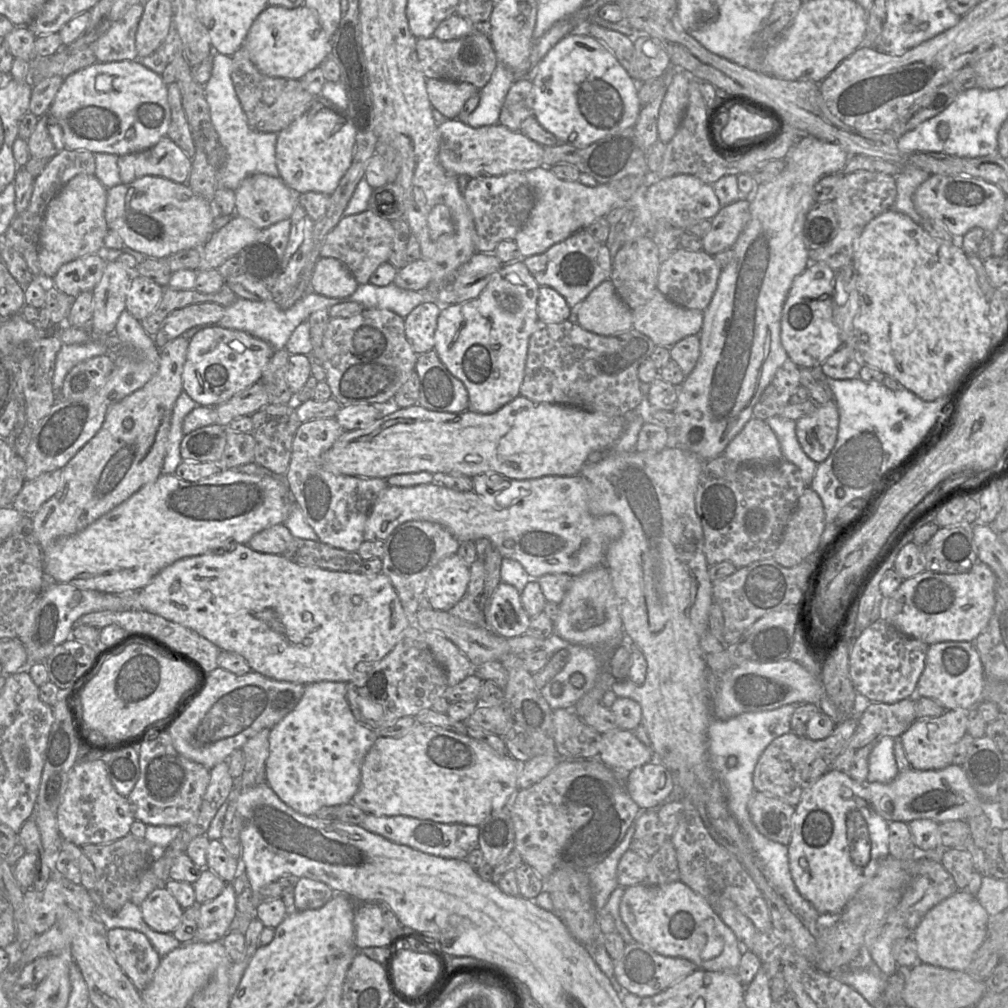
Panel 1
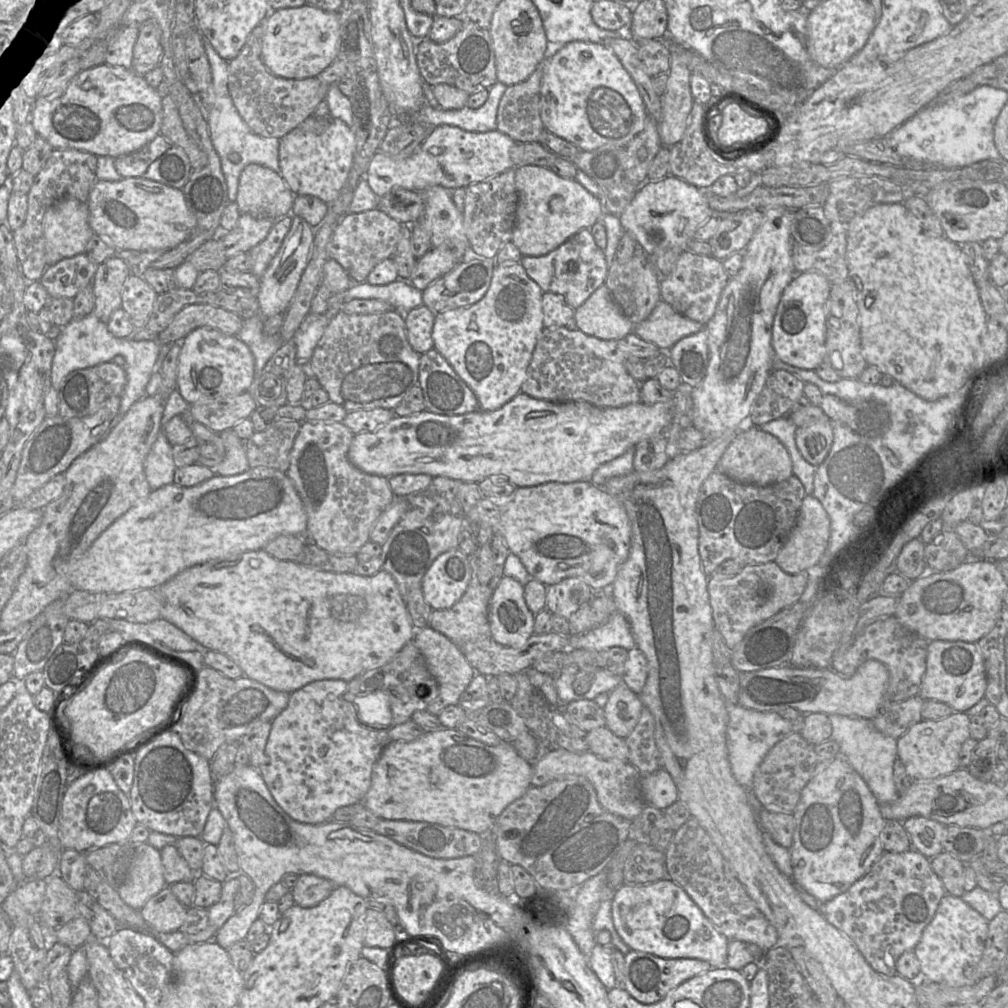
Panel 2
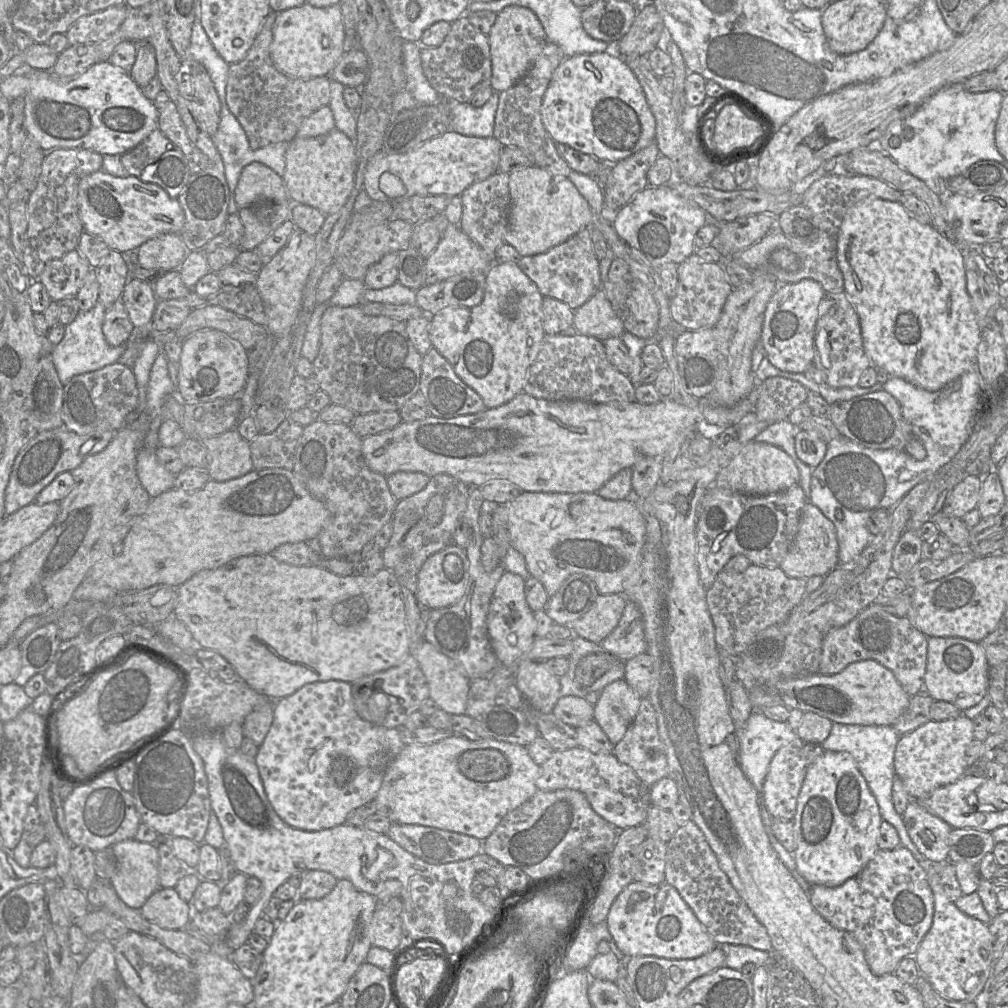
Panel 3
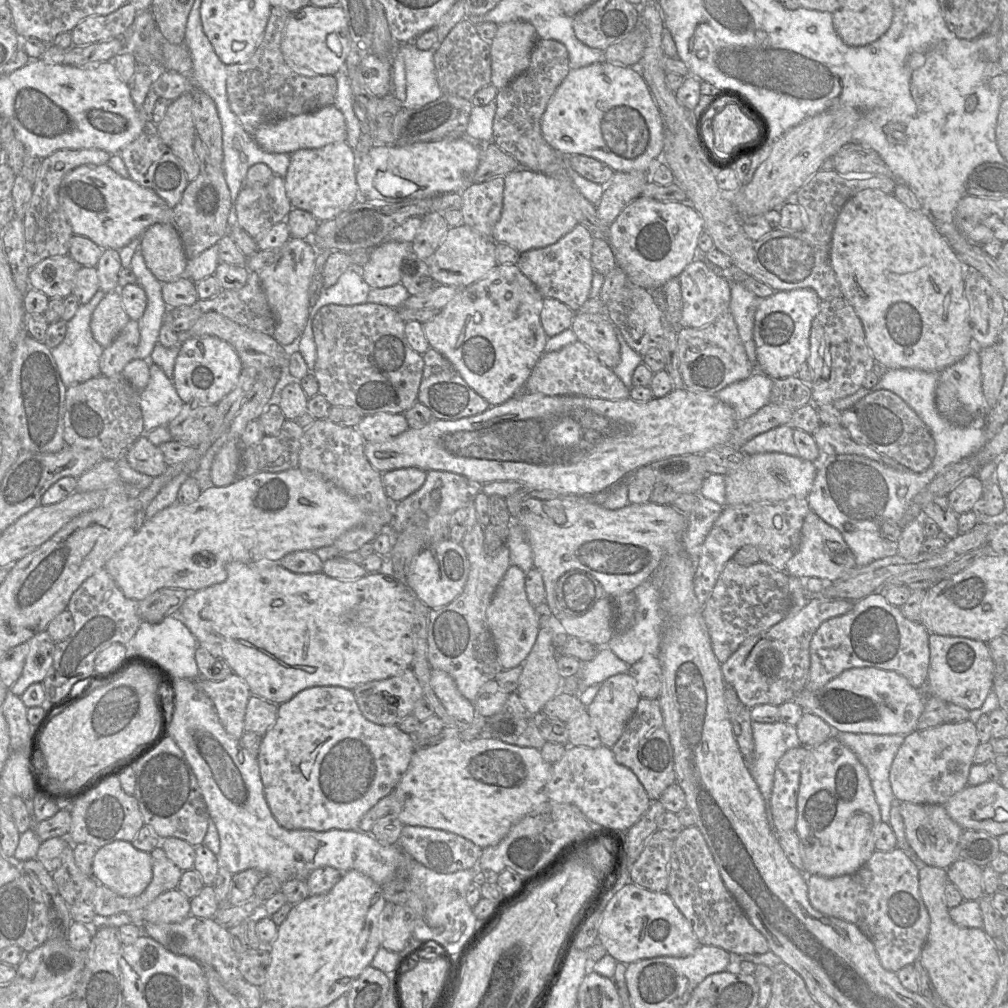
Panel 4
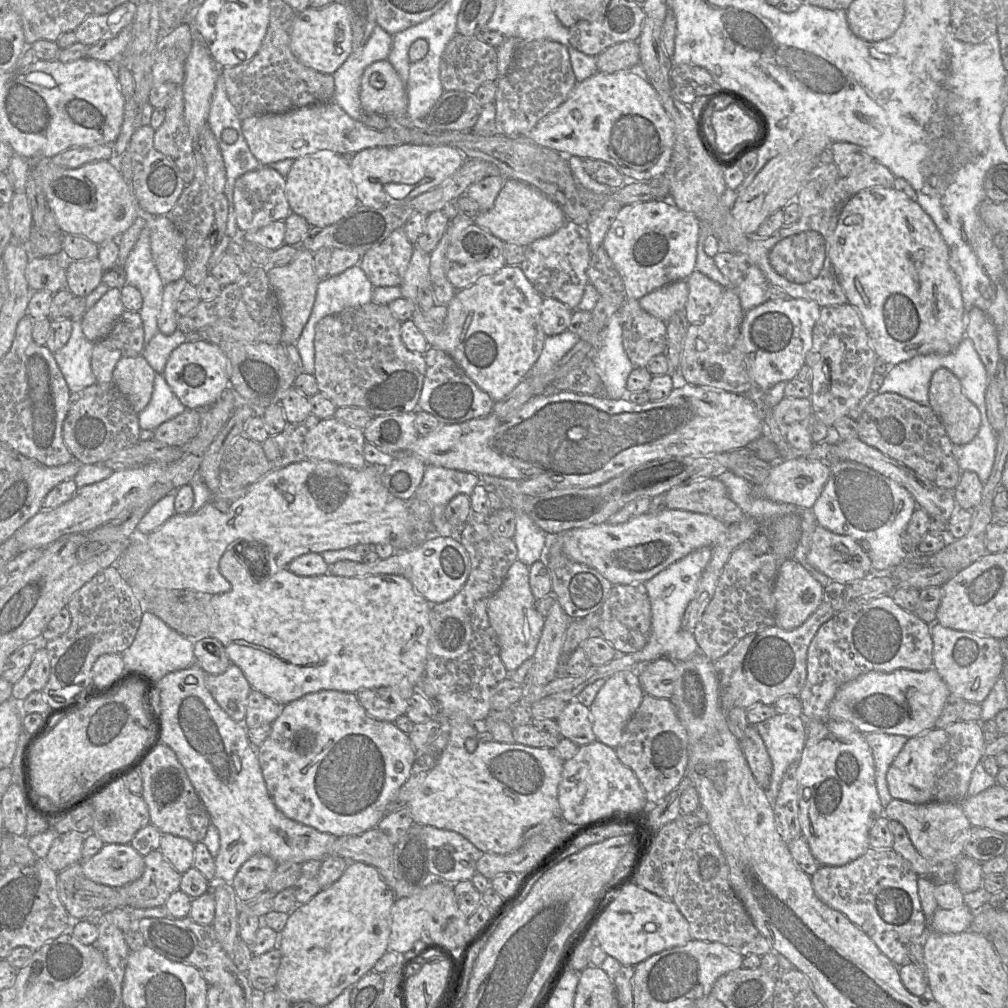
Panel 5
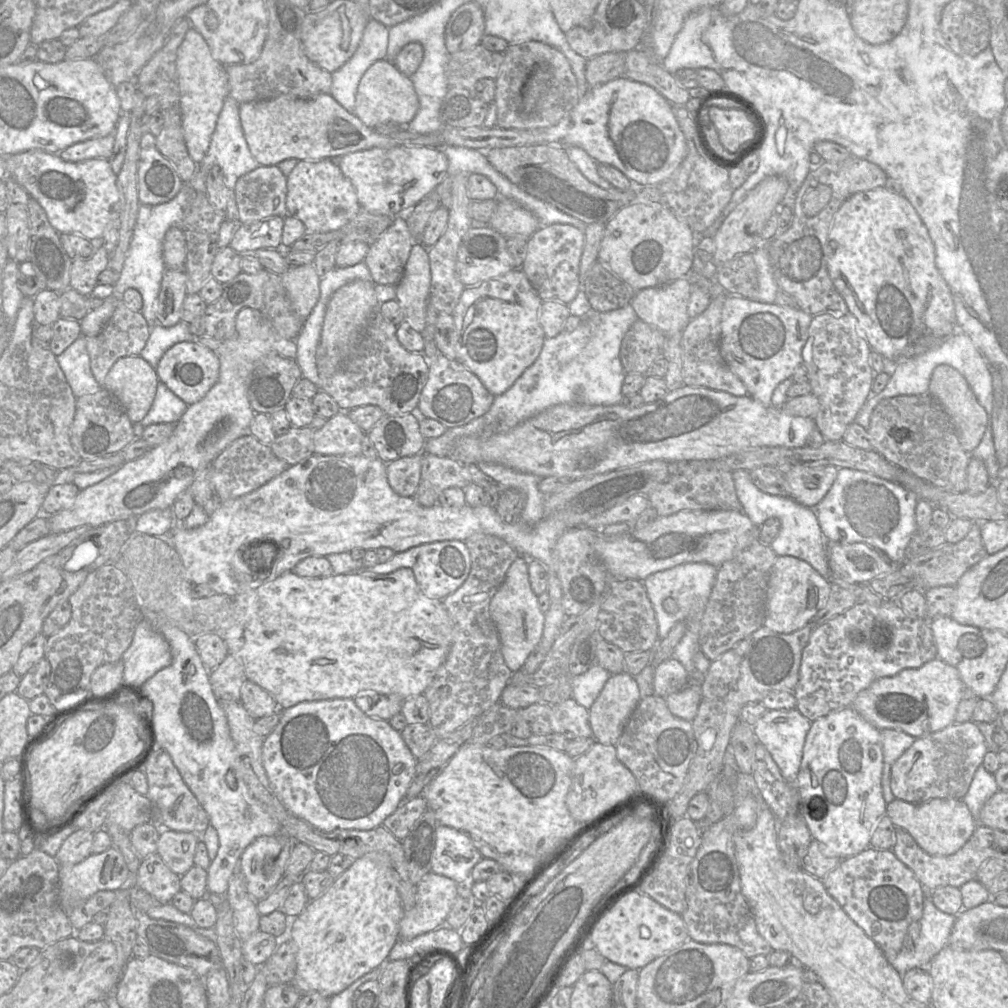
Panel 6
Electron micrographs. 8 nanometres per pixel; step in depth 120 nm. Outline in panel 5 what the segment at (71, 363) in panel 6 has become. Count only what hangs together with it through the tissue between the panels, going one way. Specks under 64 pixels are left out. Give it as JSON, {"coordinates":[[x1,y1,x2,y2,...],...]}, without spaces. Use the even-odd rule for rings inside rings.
{"coordinates":[[82,319,73,321,71,337,64,347,54,353,54,358,62,372,71,393,78,392,96,382,91,368,94,342,89,341,82,330]]}

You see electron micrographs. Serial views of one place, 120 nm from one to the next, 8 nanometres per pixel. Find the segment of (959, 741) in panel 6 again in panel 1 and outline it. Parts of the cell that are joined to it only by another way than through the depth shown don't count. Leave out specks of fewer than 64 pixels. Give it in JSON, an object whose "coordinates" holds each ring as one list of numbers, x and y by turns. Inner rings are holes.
{"coordinates":[[946,710,938,717,915,719,900,736,910,767,916,770,940,770,950,764,958,742,967,733,968,710]]}

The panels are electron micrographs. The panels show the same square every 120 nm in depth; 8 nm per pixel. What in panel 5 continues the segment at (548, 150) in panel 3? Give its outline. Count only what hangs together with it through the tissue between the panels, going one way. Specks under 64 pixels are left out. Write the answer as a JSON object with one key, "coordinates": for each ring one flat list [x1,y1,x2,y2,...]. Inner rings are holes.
{"coordinates":[[552,40,519,41,507,73,496,81,495,132,507,137,525,136,549,113,557,109,576,85,567,48]]}

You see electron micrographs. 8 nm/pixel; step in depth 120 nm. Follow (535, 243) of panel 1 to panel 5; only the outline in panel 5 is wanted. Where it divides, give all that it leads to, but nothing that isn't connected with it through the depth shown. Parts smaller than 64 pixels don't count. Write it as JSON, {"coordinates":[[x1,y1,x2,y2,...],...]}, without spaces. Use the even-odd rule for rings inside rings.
{"coordinates":[[506,179,494,206,487,212,479,213,473,219,473,224,504,243,514,243,525,248,533,241,551,235,566,221,569,220,561,208,541,191,525,182]]}

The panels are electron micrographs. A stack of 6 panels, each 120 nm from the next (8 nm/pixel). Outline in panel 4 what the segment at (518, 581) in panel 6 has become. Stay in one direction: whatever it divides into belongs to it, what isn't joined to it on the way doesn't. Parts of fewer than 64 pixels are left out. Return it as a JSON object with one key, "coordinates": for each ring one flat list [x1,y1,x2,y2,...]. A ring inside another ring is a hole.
{"coordinates":[[510,565,500,580,486,610,486,620,491,631,498,660,503,670,522,665,536,641,539,622,534,606,525,591,525,572]]}

